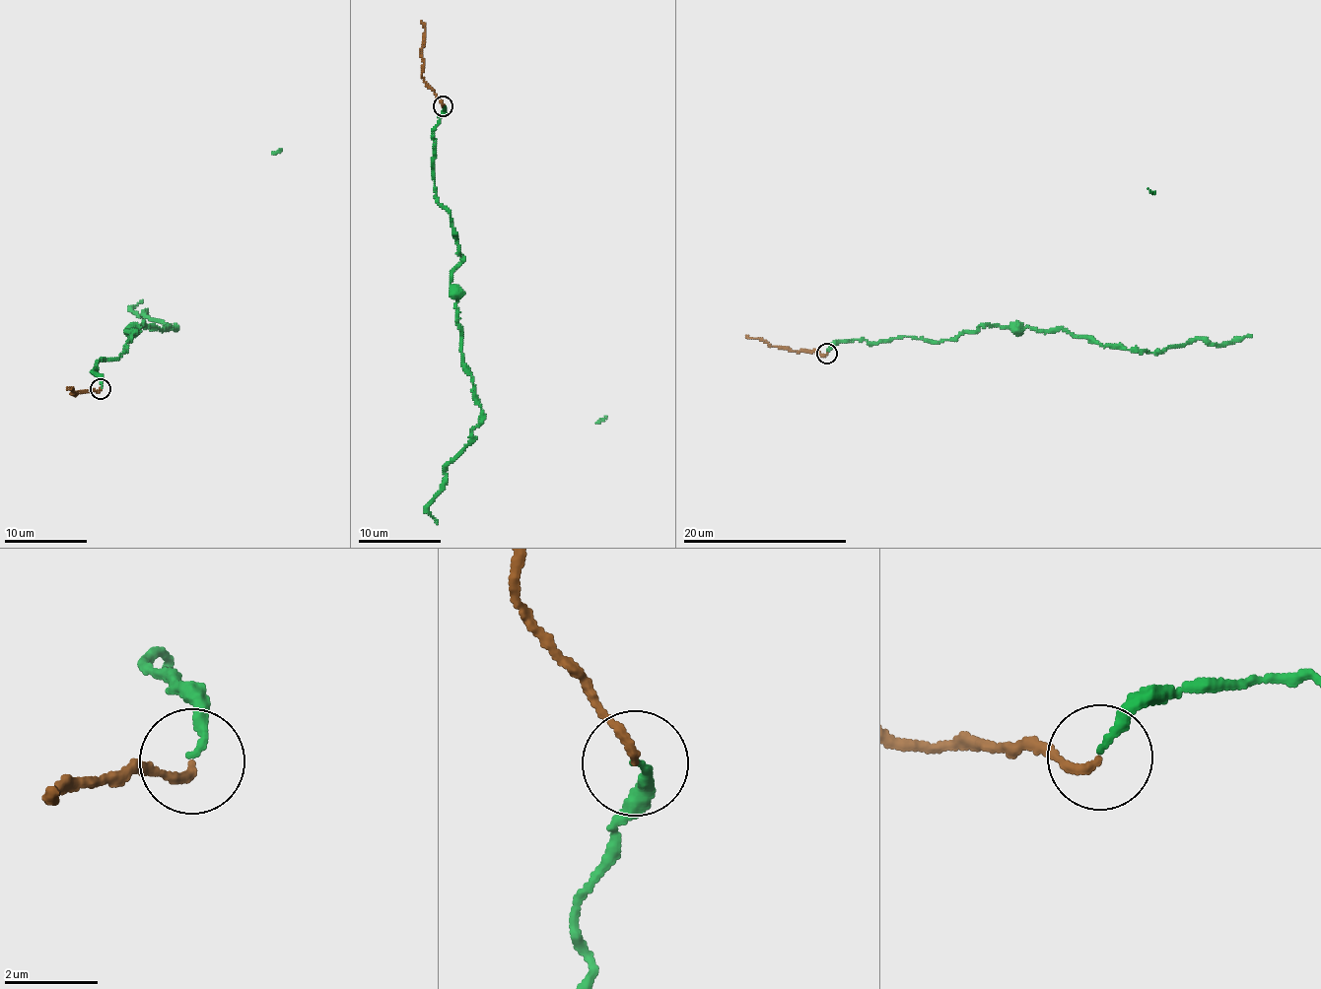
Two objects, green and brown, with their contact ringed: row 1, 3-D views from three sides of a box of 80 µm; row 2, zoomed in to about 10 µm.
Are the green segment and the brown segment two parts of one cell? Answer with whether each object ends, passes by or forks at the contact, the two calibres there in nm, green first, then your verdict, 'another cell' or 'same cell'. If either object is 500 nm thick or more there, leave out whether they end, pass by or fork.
green ends there; brown ends there; 180 nm thick on the green side, 180 nm on the other; same cell

